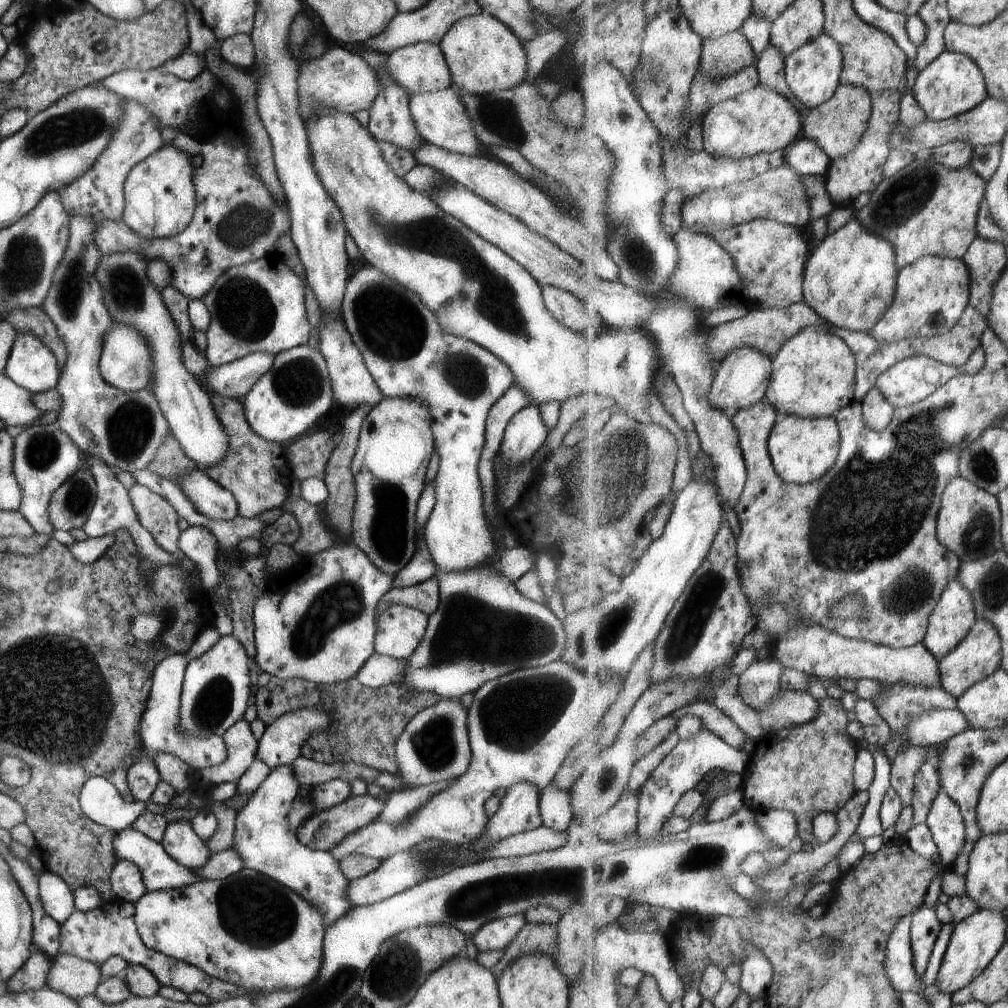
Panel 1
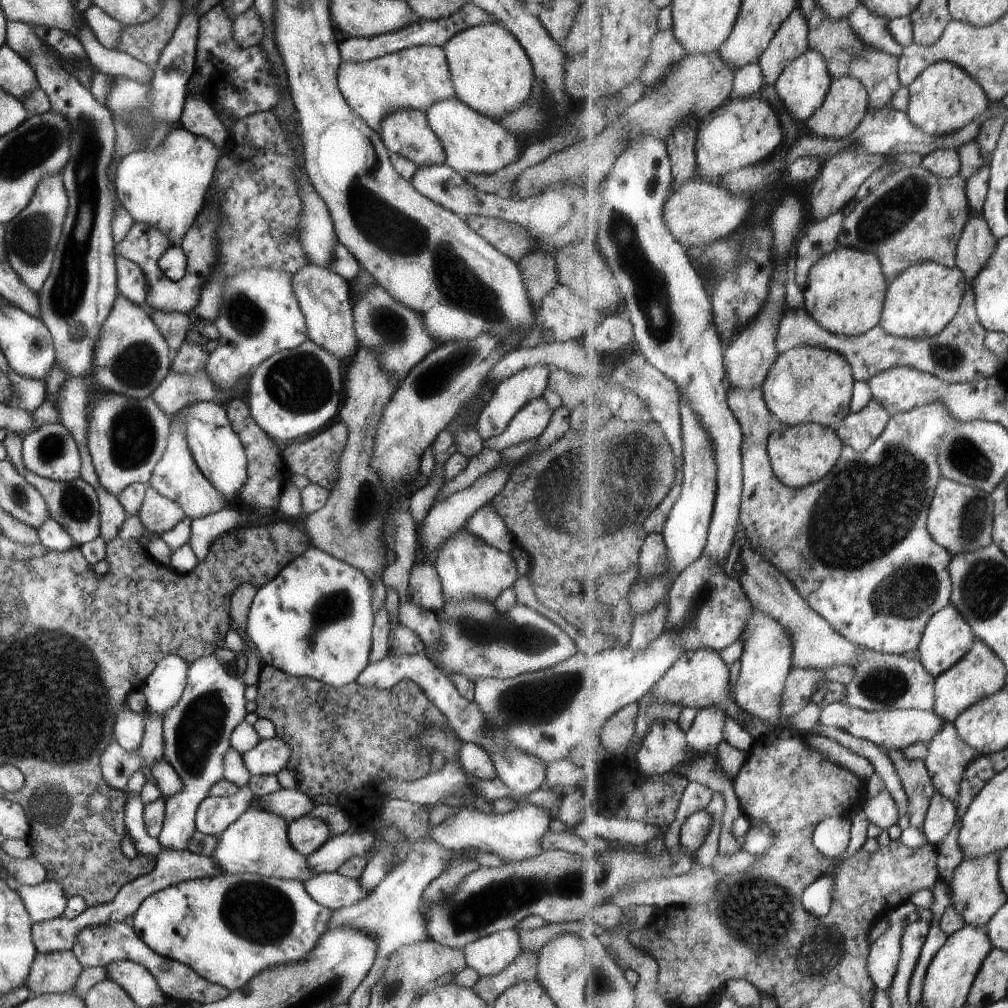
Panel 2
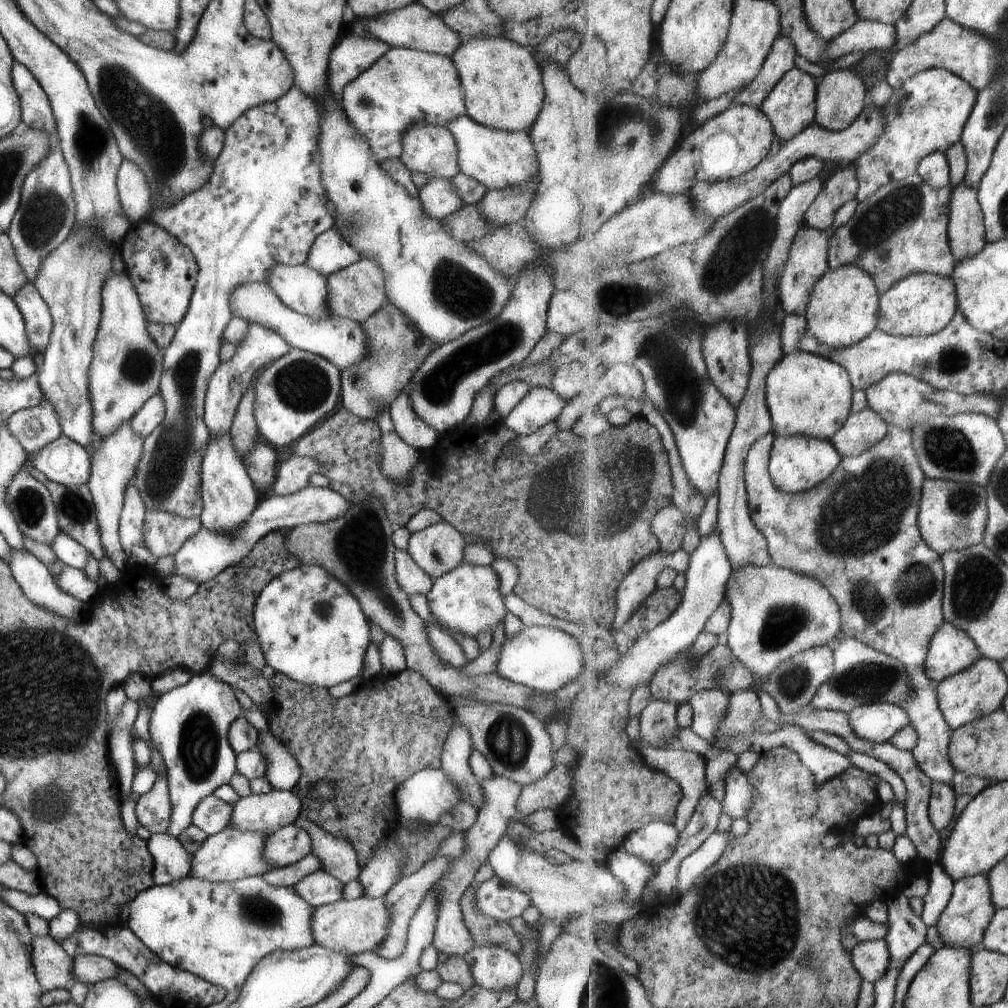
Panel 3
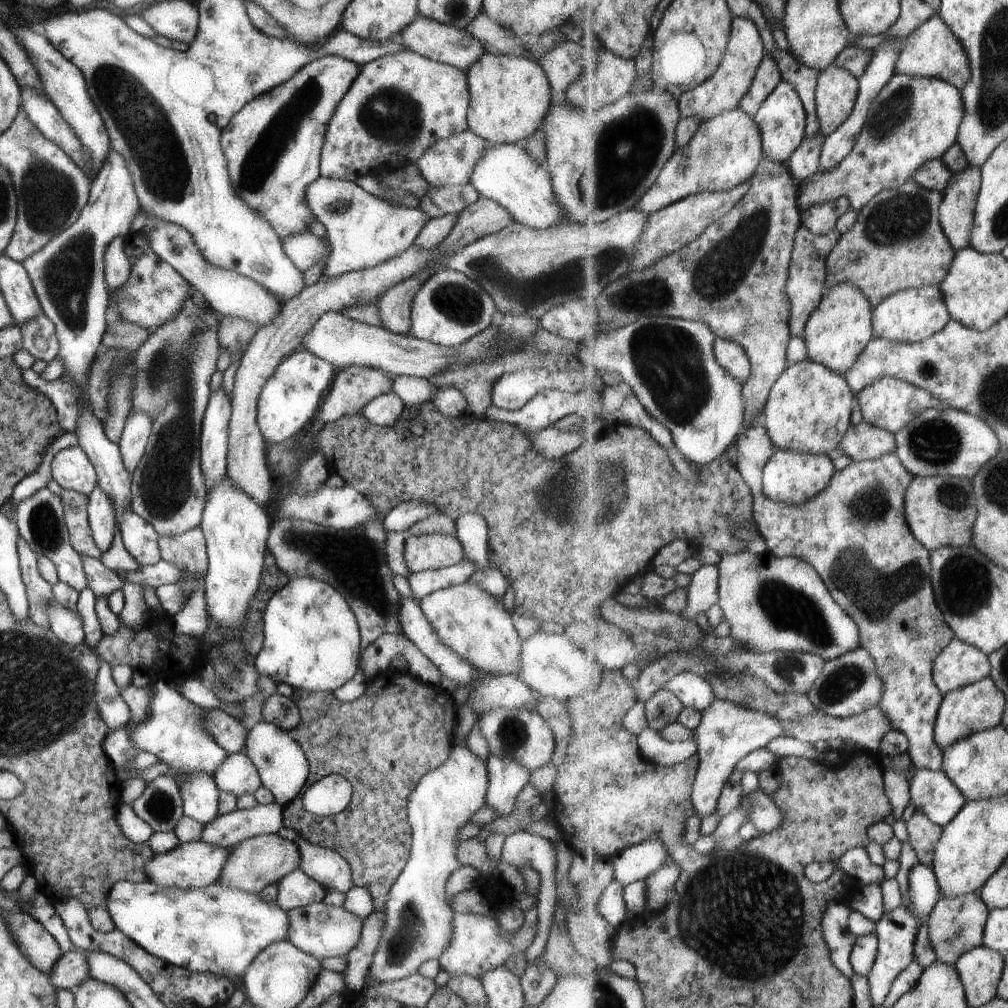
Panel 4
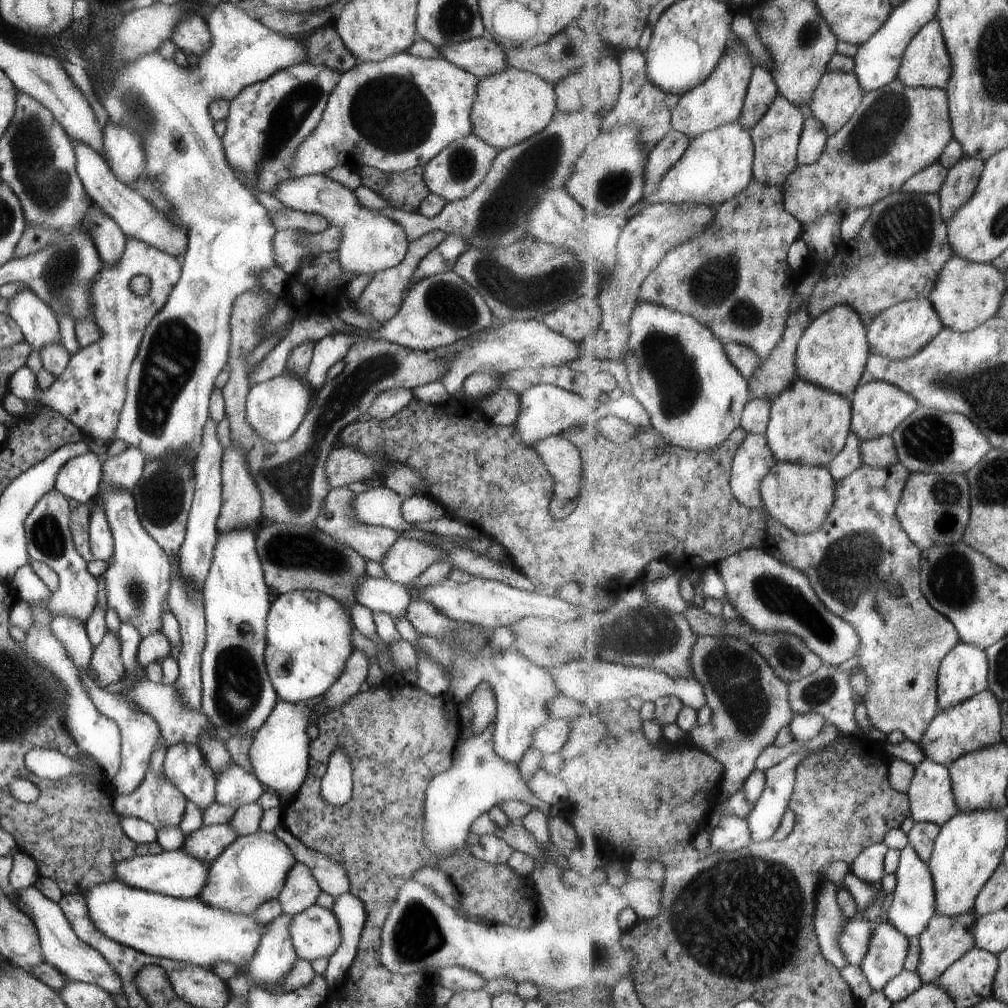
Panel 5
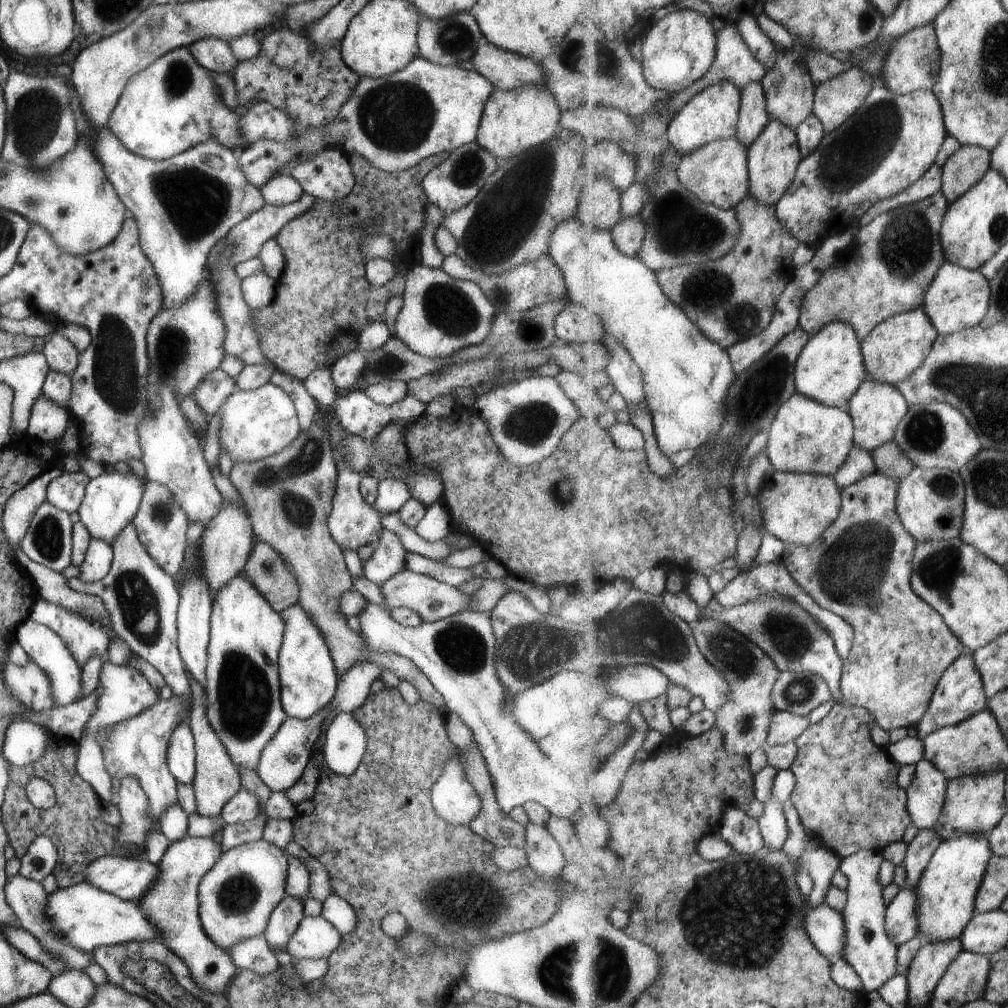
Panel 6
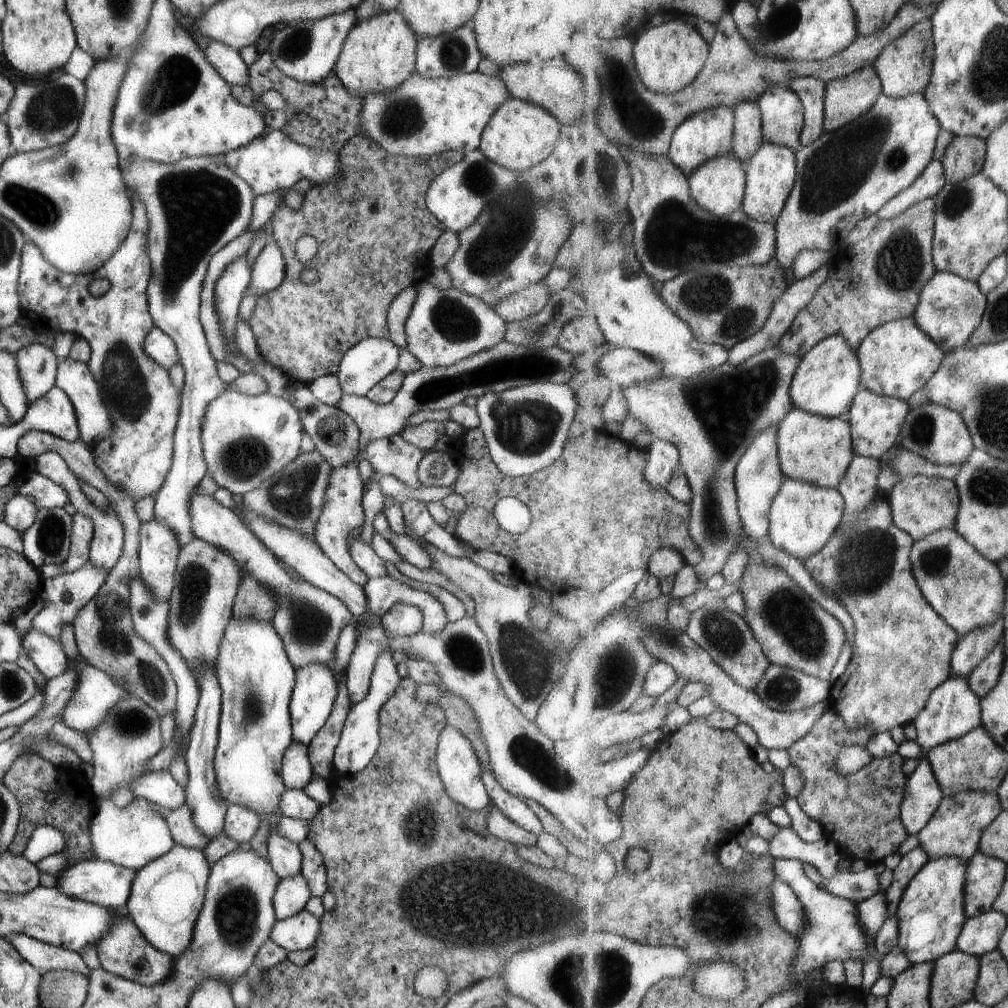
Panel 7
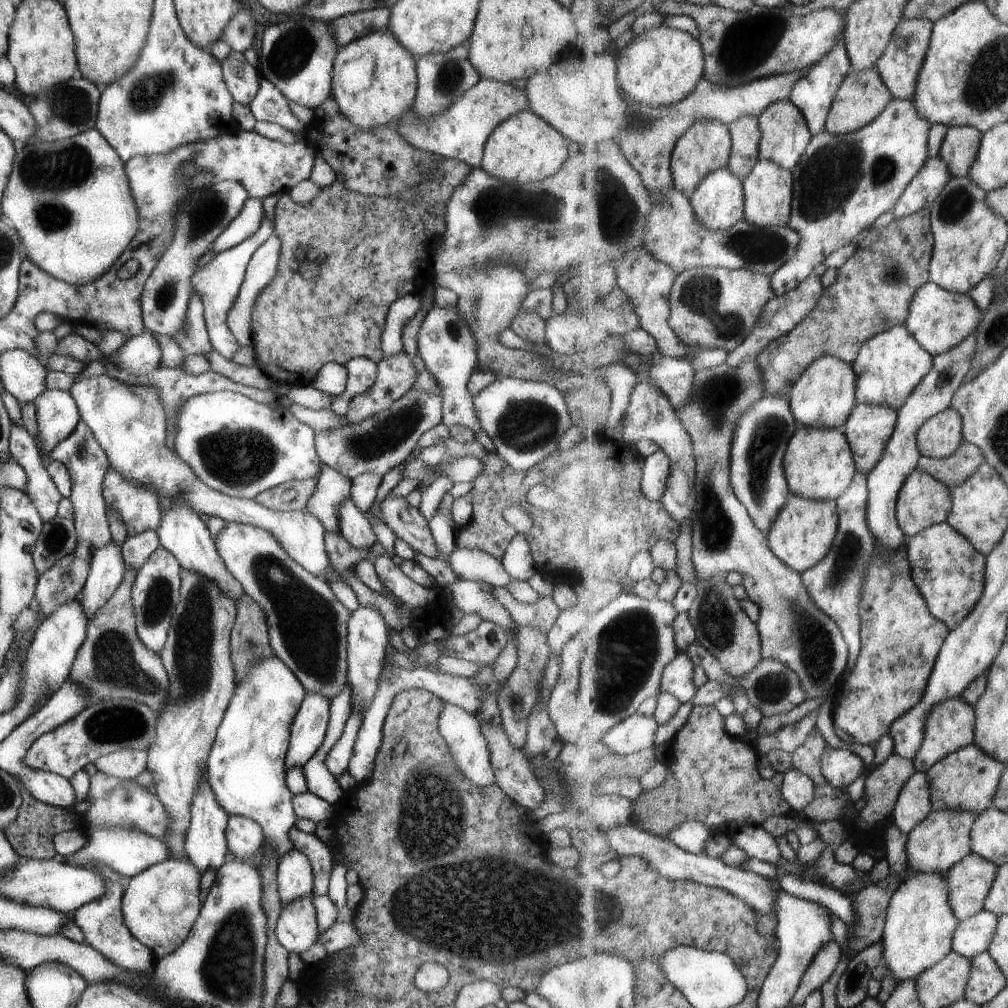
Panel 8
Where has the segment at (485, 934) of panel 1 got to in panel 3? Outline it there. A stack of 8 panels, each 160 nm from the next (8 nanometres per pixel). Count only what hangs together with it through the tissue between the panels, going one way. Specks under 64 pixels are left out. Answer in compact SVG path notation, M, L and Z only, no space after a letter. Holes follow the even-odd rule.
M475 945L462 956L475 984L492 991L515 991L522 975L517 955L495 945Z

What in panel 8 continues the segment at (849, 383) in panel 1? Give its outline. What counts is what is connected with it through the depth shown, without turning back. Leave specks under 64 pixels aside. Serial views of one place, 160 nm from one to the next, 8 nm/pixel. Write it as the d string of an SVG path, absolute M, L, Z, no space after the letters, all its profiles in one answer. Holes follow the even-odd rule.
M799 423L799 430L790 440L784 458L787 482L793 494L818 501L835 501L847 492L859 470L854 451L843 430L805 427Z

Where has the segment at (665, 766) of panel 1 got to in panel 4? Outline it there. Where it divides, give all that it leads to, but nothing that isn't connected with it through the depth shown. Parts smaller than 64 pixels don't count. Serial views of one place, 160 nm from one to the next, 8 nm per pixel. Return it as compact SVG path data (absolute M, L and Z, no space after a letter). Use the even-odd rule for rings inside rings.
M689 671L675 675L661 690L671 691L686 707L694 708L700 713L717 700L710 682Z

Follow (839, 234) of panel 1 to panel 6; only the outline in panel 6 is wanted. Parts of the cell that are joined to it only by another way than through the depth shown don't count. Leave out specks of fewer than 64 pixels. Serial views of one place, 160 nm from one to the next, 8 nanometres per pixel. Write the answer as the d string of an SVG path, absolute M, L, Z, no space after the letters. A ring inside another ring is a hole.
M831 323L823 327L819 334L810 336L810 341L798 358L795 373L796 392L824 405L847 411L849 401L858 392L867 375L862 342L856 330L847 323Z

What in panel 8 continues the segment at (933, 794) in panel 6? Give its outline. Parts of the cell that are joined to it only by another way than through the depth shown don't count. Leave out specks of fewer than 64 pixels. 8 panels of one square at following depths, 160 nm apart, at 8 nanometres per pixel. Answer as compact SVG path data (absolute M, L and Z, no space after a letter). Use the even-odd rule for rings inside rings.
M915 773L900 790L891 818L908 835L933 812L928 773Z

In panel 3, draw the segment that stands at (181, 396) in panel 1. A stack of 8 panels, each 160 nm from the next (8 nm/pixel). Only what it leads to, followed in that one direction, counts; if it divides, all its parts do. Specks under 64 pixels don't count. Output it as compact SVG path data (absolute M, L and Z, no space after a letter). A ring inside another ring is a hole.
M229 433L217 437L208 436L199 468L202 500L200 524L210 531L235 532L257 506L257 493L242 460L235 454Z

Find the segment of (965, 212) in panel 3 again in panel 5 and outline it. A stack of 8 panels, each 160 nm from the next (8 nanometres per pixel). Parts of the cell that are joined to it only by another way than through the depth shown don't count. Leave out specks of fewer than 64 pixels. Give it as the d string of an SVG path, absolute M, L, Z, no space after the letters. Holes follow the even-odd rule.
M965 156L947 175L941 196L943 217L948 222L959 209L963 208L976 193L986 162L980 158Z

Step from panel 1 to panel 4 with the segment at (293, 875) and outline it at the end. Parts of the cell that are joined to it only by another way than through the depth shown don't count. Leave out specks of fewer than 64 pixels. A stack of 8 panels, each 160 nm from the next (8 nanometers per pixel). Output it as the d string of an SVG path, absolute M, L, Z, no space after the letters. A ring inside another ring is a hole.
M201 841L178 843L168 853L153 854L144 866L149 881L162 887L196 889L215 883L231 848L210 845Z

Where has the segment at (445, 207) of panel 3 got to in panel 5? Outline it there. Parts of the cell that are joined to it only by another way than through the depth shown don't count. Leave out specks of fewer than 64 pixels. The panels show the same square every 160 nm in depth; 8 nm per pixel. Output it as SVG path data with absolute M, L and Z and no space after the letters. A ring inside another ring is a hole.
M323 174L283 179L275 185L272 196L284 207L321 215L328 222L328 226L339 228L340 241L336 249L338 263L344 271L375 274L377 271L397 266L408 249L409 242L405 233L395 221L389 220L378 211L363 208L357 202L353 191Z

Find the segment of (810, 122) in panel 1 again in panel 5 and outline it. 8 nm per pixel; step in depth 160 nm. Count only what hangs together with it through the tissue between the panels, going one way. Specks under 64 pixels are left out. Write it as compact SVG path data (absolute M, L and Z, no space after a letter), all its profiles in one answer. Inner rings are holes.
M827 71L810 102L812 114L826 126L830 137L854 117L864 94L862 83L854 72Z

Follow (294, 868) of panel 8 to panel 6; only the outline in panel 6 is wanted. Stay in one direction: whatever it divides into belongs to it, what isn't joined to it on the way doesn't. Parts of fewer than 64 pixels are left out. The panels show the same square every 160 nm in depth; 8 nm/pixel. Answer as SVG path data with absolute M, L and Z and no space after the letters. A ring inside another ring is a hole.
M285 895L269 915L267 926L263 933L271 952L275 949L285 949L291 934L304 917L302 900Z

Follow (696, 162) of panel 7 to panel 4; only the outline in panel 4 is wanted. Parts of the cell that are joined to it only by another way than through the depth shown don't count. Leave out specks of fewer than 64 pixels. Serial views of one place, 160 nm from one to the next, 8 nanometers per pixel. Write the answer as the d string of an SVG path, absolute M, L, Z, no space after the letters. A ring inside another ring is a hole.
M734 17L730 44L717 72L708 81L678 98L682 119L695 117L704 123L720 114L739 109L743 97L750 92L762 60L766 56L764 48L758 26L751 19Z

